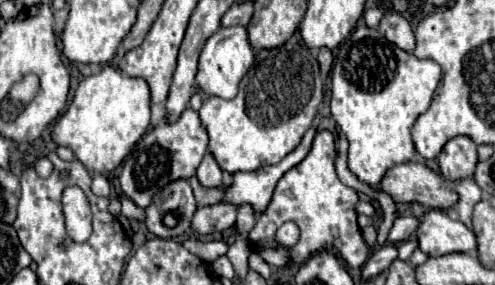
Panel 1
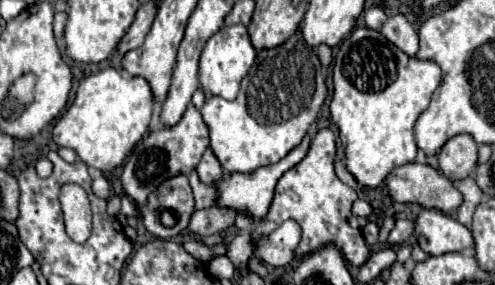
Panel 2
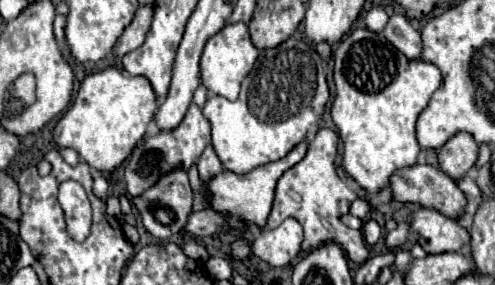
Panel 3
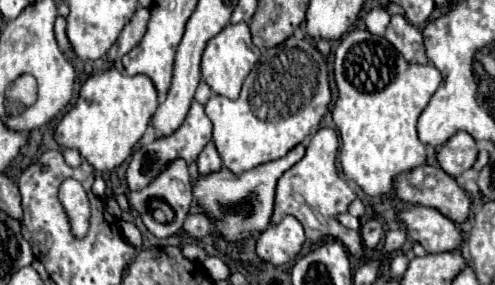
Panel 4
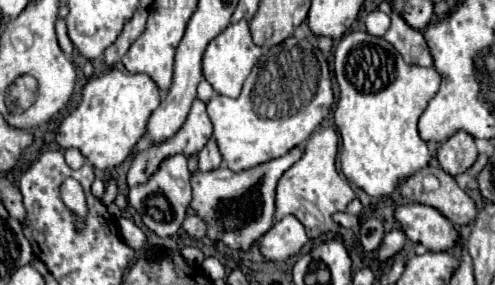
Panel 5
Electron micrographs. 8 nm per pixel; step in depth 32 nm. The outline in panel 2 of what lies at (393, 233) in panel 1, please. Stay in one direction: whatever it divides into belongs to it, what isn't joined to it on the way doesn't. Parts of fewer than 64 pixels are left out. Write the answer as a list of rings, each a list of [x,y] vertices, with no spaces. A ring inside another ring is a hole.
[[[396,220],[390,236],[388,236],[388,244],[390,246],[396,246],[396,244],[402,244],[406,242],[414,232],[414,220]]]

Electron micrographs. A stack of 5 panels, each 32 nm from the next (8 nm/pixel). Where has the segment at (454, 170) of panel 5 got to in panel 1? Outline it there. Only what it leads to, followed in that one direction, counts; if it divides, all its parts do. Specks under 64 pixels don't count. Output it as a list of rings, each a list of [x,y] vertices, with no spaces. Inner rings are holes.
[[[456,136],[446,142],[438,156],[438,162],[440,174],[448,182],[470,178],[474,174],[474,166],[478,164],[476,144],[468,136]]]

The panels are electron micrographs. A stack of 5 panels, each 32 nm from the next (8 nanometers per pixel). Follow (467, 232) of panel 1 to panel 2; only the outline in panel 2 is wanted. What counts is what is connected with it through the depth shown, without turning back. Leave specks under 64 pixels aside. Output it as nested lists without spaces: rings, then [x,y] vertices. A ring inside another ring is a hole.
[[[422,210],[414,228],[416,242],[430,256],[474,248],[472,232],[440,210]]]

